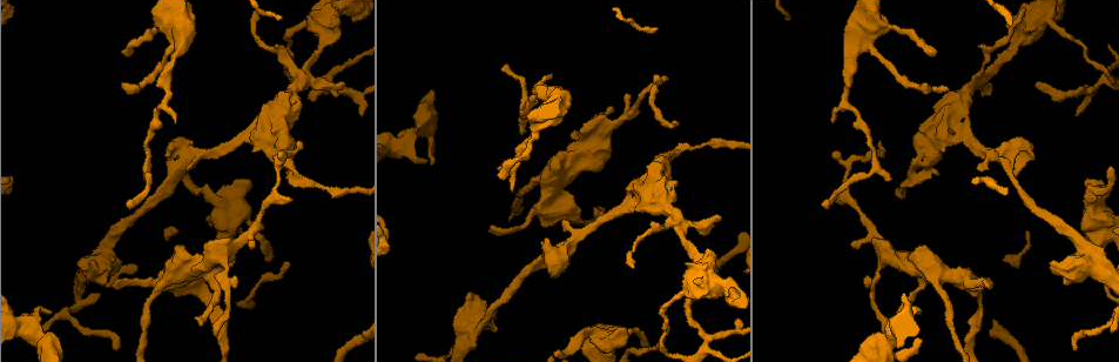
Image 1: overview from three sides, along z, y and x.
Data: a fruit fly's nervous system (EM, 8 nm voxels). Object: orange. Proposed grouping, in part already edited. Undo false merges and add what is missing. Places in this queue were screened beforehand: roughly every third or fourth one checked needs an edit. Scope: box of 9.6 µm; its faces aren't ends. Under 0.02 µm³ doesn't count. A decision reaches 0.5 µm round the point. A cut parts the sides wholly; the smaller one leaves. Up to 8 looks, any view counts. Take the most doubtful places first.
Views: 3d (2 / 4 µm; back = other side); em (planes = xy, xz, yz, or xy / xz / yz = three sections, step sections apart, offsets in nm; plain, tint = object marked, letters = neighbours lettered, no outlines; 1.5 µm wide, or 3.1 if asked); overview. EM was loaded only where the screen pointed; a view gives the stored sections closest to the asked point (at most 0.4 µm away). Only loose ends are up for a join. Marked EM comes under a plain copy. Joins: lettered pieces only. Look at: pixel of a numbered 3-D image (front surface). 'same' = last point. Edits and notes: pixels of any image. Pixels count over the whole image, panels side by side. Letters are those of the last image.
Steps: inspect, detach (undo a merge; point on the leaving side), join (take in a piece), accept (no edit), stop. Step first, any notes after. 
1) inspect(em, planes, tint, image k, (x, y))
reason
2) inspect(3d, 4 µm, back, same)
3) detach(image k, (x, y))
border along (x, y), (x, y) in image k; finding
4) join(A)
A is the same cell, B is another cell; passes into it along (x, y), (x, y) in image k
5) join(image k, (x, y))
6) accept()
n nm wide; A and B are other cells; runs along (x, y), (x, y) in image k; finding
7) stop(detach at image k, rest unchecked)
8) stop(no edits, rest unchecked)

inspect(3d, 4 µm, image 1, (676, 121))
thin end

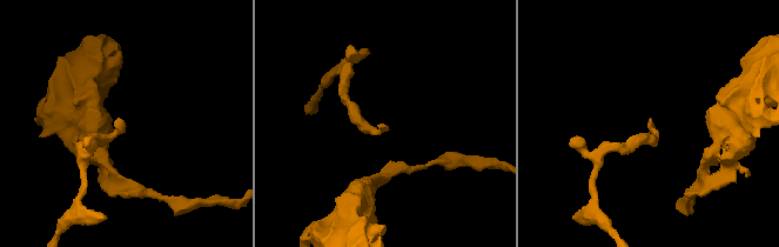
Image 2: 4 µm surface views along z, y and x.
inspect(em, planes, letters, image 2, (383, 125))

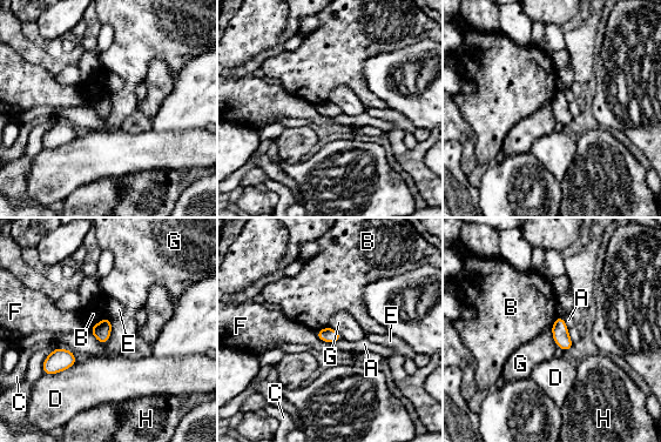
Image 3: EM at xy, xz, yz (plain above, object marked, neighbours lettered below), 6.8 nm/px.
accept()
100 nm wide; A, B, C, D, E, F, G and H are other cells; border along (112, 320), (110, 336), (102, 345) in image 3; none of them fits

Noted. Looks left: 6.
inspect(3d, 2 µm, image 1, (473, 348))
an open end

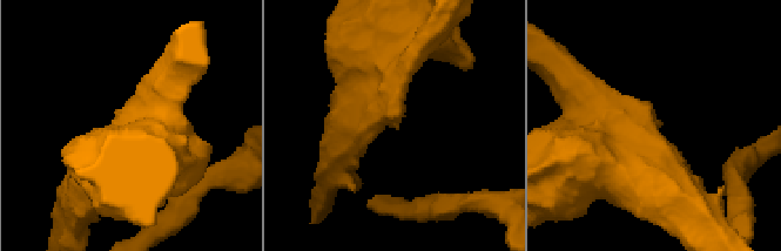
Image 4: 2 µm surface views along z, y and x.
inspect(em, xz, step 4, tint, image 4, (657, 124))

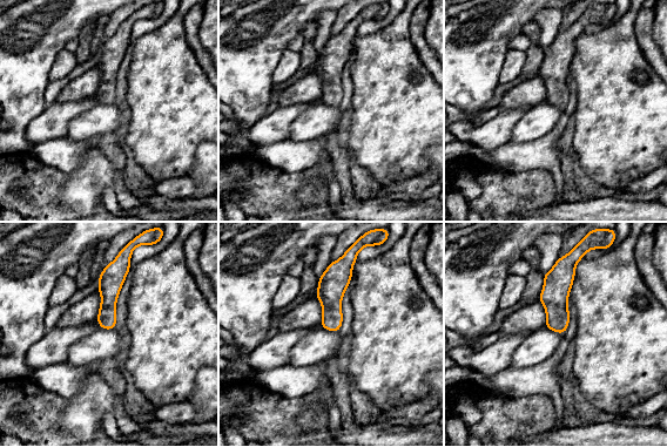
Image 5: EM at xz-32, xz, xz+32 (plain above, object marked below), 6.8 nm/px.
inspect(em, planes, letters, same)
cut it another way

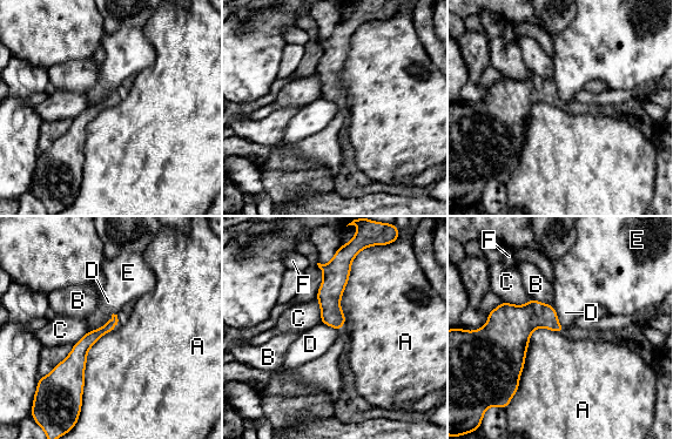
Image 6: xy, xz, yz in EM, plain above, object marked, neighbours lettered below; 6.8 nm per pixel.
accept()
A, B, C, D, E and F are other cells; no lettered piece goes on from it

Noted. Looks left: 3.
inspect(3d, 4 µm, image 1, (494, 320))
an open end

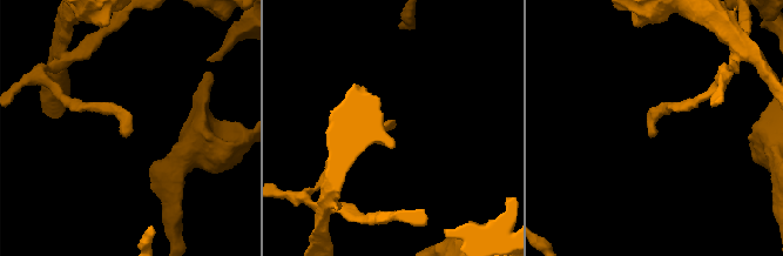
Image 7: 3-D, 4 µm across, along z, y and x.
inspect(em, planes, letters, image 7, (388, 121))
shape alone is not enough

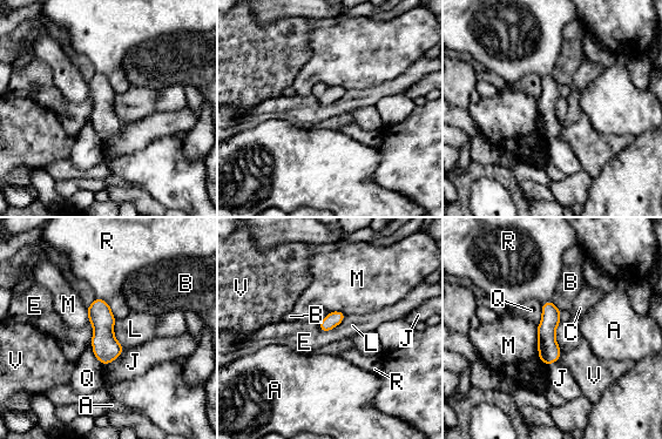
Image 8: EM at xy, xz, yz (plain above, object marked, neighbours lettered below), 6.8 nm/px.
accept()
A, B, C, E, J, L, M, Q, R and V are other cells; runs along (548, 304), (548, 351), (553, 359) in image 8; none of them fits

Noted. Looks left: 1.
stop(no edits, rest unchecked)

